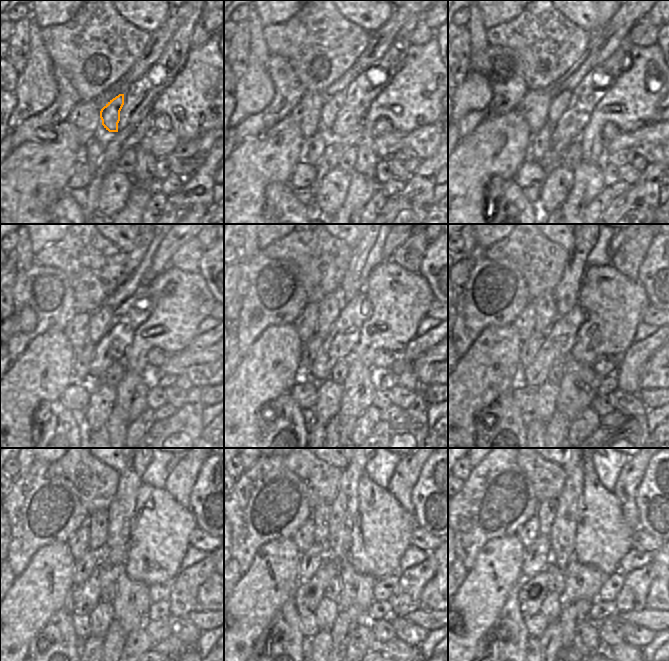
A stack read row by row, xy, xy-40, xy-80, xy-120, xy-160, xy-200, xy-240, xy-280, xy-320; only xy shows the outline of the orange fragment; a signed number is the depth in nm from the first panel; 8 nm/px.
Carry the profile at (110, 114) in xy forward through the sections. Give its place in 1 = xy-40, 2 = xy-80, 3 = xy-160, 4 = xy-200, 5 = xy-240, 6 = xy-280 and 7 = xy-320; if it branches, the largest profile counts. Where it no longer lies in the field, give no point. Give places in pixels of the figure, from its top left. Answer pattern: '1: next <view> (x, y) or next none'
1: next xy-40 (332, 106)
2: next xy-80 (558, 104)
3: next xy-160 (328, 309)
4: next xy-200 (546, 313)
5: next xy-240 (97, 522)
6: next xy-280 (321, 514)
7: next xy-320 (546, 510)

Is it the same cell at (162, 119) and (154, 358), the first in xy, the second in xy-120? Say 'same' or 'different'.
same

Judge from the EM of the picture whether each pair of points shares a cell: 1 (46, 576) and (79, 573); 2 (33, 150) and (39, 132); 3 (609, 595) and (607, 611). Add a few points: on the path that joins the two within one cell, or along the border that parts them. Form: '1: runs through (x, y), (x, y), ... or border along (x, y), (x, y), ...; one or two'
1: border along (76, 562), (73, 585); two
2: border along (54, 126), (52, 139), (27, 140), (14, 149); two
3: border along (596, 599), (613, 602); two

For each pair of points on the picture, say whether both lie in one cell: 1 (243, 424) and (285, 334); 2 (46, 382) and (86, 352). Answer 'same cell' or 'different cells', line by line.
1: same cell
2: different cells

